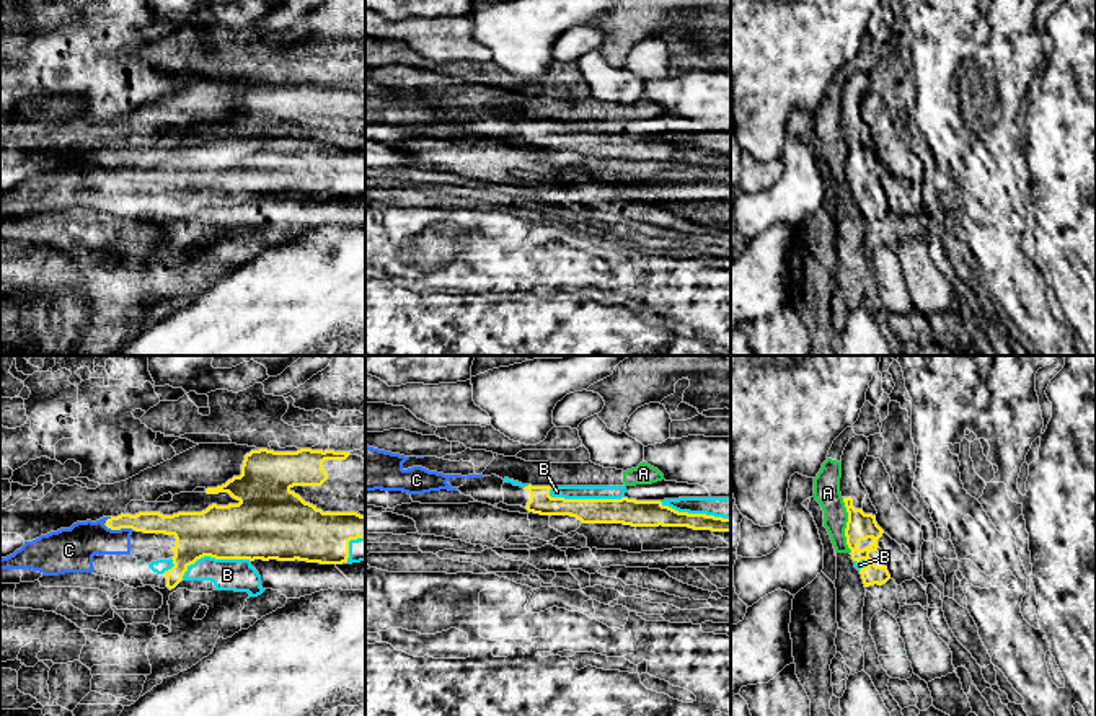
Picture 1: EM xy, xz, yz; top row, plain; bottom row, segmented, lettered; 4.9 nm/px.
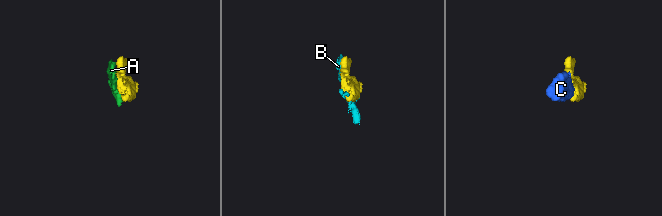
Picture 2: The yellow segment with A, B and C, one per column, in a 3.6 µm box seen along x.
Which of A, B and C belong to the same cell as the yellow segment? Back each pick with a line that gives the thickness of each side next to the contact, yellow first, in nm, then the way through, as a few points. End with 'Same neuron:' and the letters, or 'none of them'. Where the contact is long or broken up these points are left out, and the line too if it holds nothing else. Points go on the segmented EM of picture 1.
C: Thickness 110 nm (yellow) against 220 nm
Same neuron: C

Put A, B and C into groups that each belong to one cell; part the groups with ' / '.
A B / C

